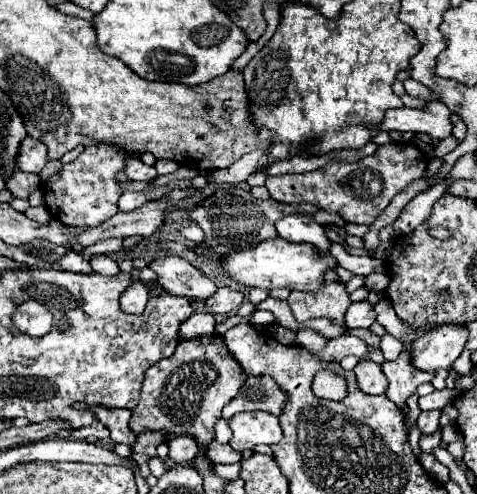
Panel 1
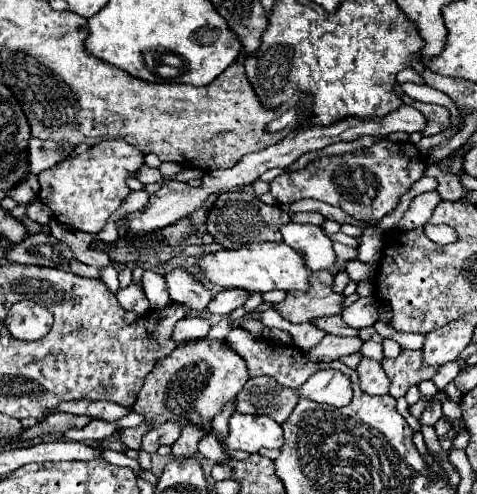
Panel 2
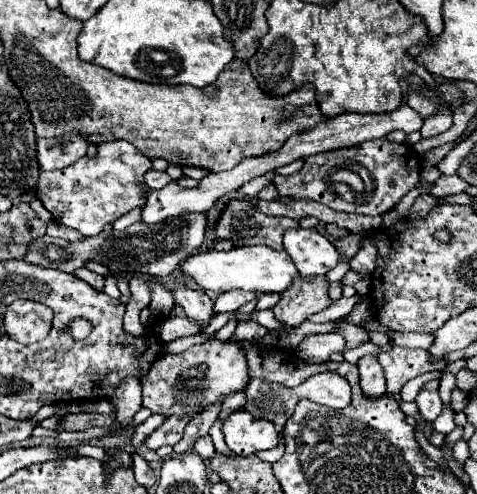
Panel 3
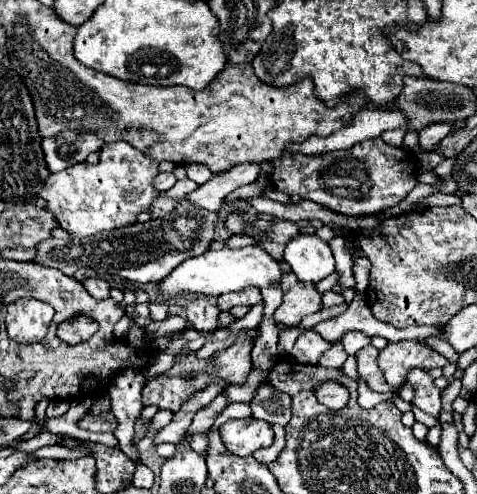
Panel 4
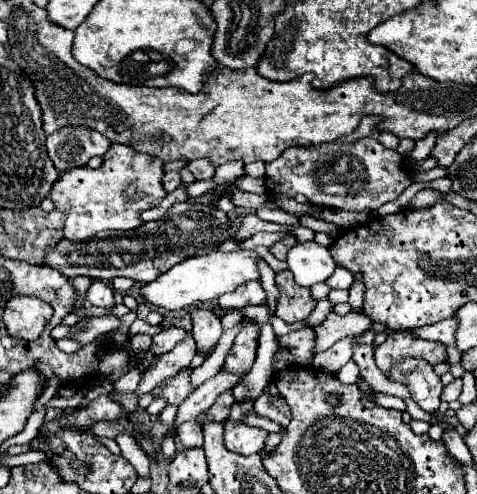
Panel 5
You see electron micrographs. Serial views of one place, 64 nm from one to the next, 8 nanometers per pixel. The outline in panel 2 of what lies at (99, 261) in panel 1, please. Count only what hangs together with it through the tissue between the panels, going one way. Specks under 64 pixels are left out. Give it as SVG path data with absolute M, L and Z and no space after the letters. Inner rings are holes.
M112 265L100 269L101 280L112 290L112 292L117 293L119 287L118 280L118 270Z

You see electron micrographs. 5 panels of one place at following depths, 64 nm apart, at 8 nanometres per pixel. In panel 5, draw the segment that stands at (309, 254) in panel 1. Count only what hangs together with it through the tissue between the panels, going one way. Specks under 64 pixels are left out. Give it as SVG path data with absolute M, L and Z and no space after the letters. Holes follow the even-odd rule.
M214 250L204 256L192 256L176 266L172 266L168 272L158 276L154 282L146 284L140 292L144 302L160 306L164 310L184 310L198 306L200 302L216 300L218 296L226 292L234 292L238 286L250 282L250 280L260 280L260 272L256 262L260 256L254 250L234 250L234 252L220 252Z

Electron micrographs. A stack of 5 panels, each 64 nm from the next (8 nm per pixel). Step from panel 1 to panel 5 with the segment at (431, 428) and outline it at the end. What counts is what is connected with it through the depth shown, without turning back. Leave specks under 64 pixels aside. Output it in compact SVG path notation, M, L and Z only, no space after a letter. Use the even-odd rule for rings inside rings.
M404 360L392 368L392 380L408 386L412 400L426 412L436 412L440 406L442 382L434 374L432 366L424 360Z

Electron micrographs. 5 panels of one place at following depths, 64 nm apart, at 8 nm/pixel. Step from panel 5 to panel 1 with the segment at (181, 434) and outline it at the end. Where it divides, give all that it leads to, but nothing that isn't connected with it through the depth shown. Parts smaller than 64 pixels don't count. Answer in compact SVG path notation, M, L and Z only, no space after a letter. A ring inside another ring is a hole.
M216 440L208 444L208 456L212 456L216 464L234 464L242 460L242 452L230 448L230 444L218 444Z

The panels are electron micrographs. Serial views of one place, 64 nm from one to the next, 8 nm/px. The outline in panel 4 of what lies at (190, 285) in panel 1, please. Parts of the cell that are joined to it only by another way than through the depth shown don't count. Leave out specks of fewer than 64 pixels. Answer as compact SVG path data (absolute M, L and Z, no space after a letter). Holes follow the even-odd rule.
M192 296L186 300L186 320L196 330L214 330L218 326L218 308L204 296Z

